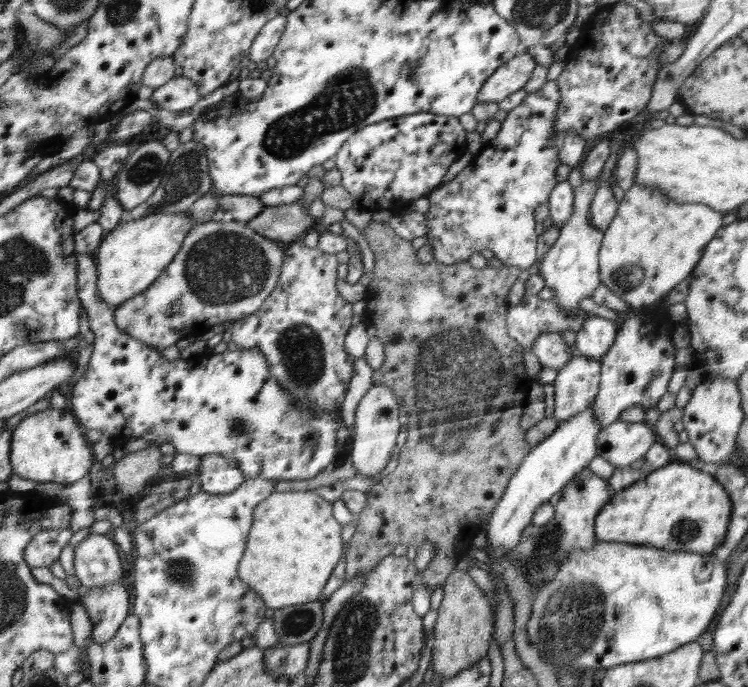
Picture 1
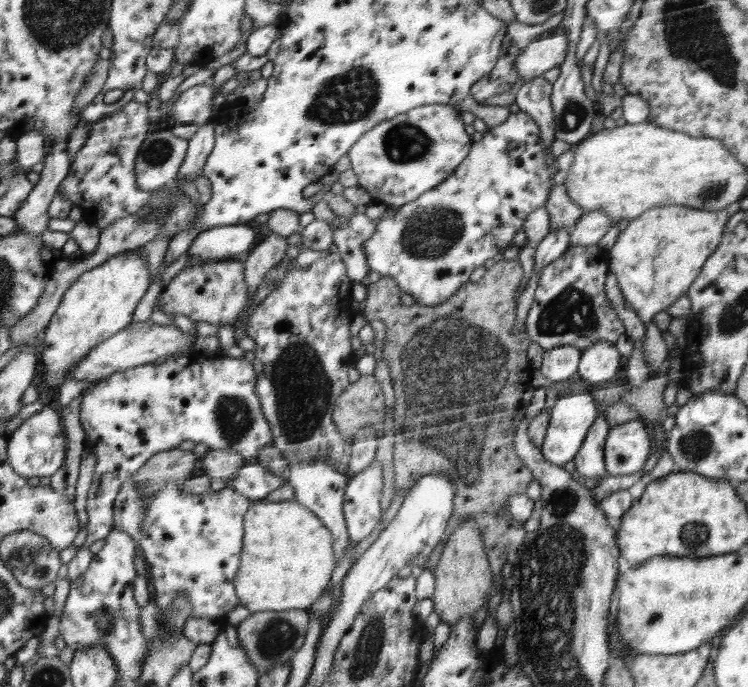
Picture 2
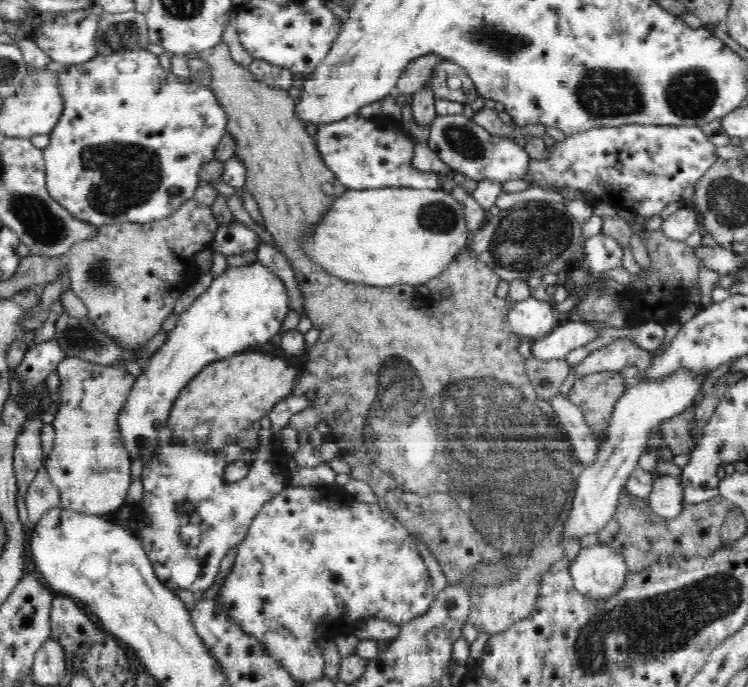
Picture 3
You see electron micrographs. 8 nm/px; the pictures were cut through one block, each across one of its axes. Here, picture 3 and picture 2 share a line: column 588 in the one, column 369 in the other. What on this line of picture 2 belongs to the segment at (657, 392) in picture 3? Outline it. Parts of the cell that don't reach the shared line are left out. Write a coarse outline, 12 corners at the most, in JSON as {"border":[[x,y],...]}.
{"border":[[374,461],[348,483],[344,516],[357,544],[382,516]]}

